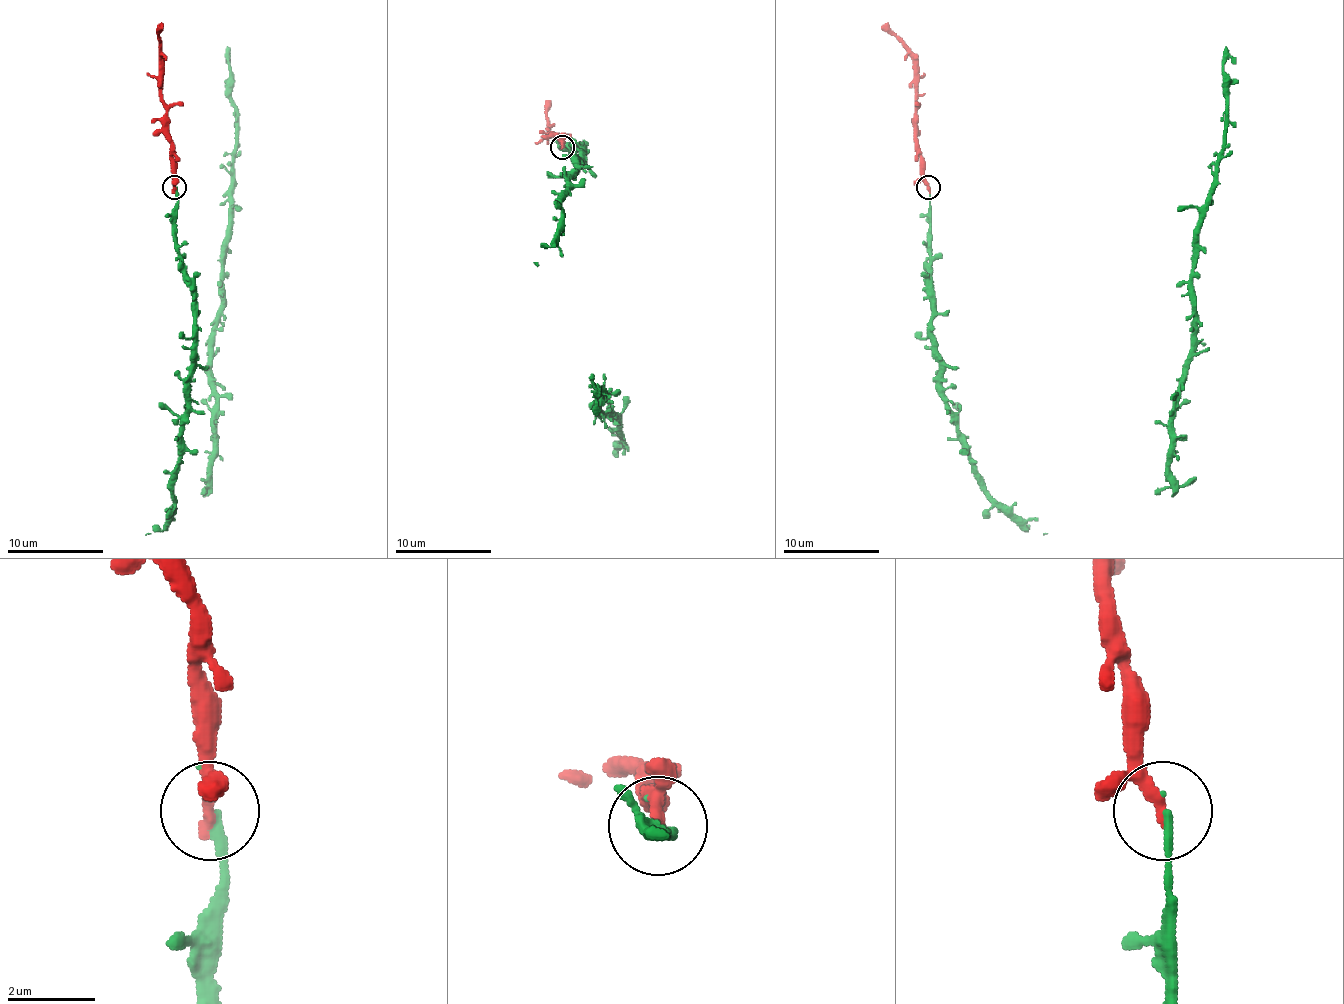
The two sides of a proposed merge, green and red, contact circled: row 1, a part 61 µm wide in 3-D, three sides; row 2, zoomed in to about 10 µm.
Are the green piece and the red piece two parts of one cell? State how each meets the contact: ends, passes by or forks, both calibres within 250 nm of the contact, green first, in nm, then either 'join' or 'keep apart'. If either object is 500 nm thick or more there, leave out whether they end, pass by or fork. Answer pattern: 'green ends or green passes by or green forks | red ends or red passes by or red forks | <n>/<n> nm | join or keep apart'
green ends | red passes by | 200/240 nm | join

